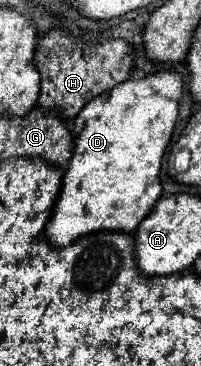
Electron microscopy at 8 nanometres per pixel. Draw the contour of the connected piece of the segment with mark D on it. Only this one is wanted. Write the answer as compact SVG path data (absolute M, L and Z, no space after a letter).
M161 70L137 80L127 80L85 104L79 116L71 122L73 156L63 174L59 198L53 208L51 220L45 226L45 238L49 240L49 244L53 244L55 248L63 248L91 232L101 230L125 234L135 232L137 224L151 212L151 208L161 196L159 168L163 152L175 128L181 86L183 86L181 74Z

